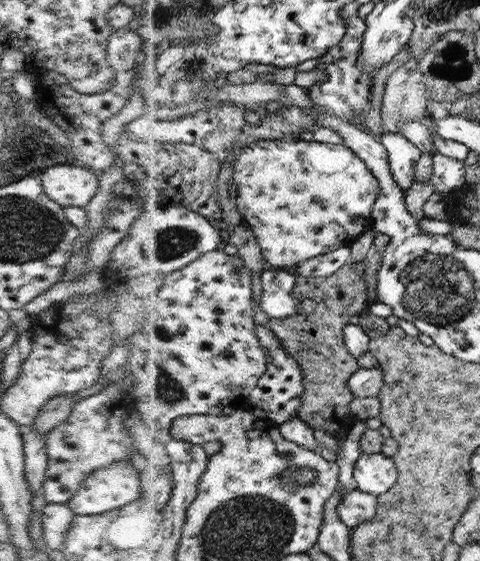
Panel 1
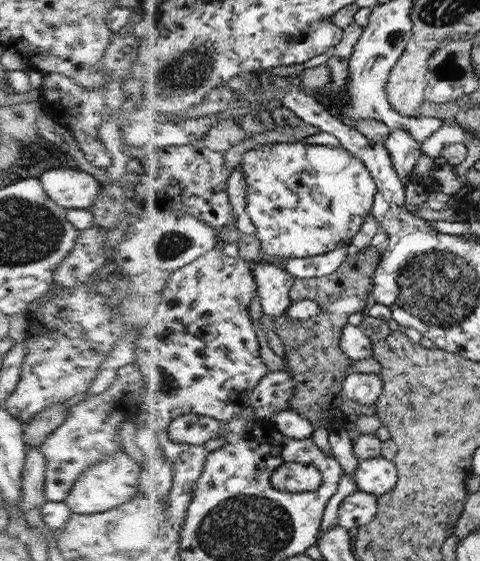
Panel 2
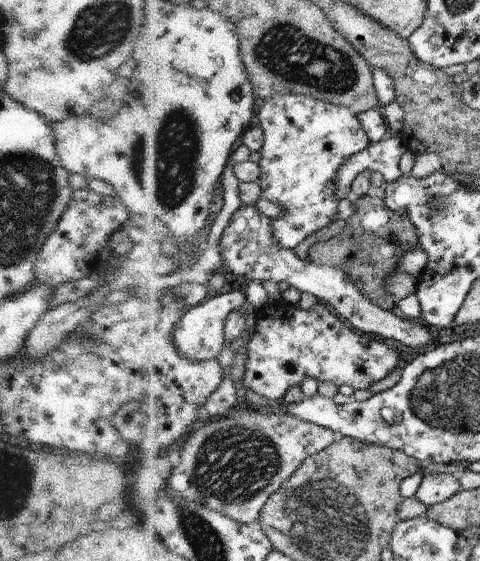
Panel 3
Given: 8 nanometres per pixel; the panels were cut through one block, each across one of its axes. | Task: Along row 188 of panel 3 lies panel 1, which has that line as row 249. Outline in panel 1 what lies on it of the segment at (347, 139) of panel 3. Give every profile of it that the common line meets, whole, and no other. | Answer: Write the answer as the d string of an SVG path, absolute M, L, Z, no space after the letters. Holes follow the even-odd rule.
M263 140L239 153L233 180L239 190L236 203L244 221L254 230L265 260L276 268L294 272L301 262L352 246L362 233L375 228L373 214L382 183L370 170L370 164L345 144Z

